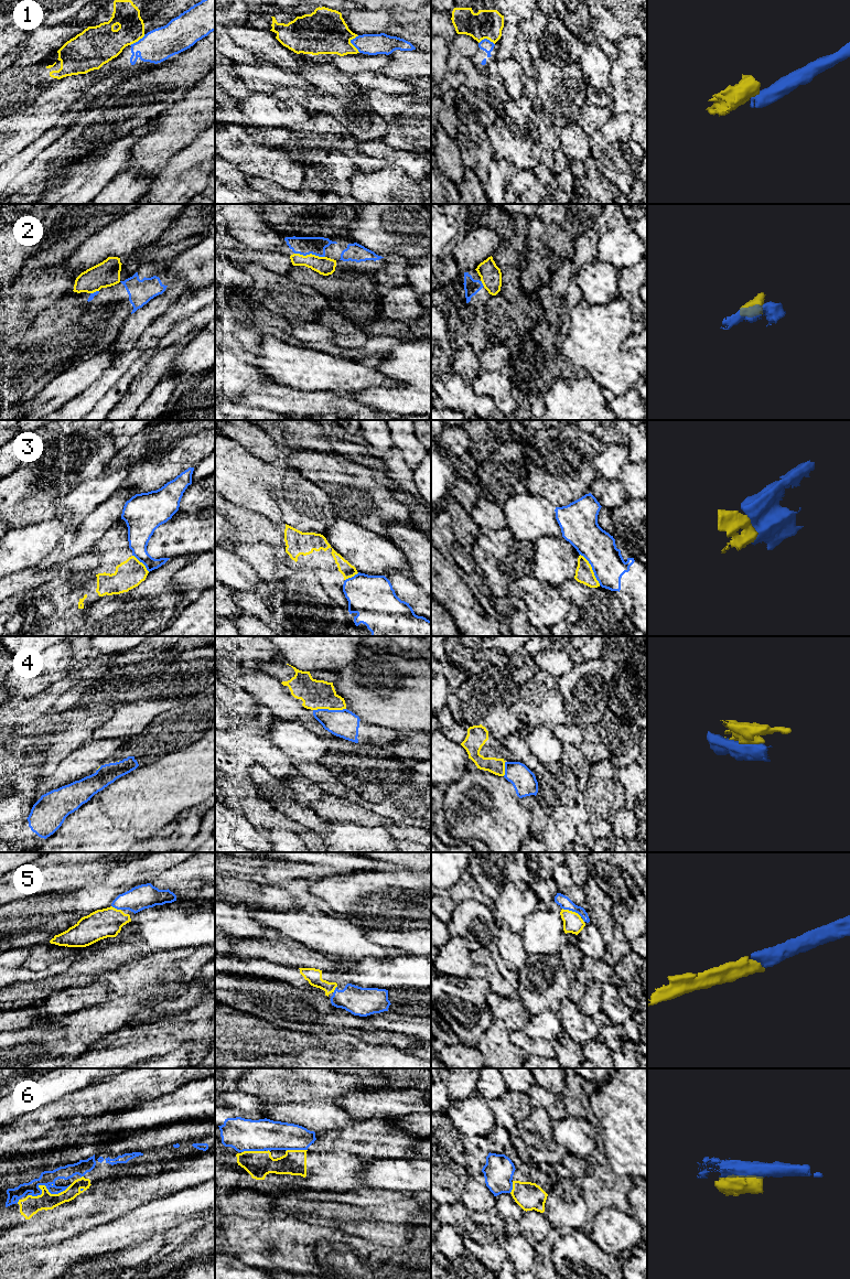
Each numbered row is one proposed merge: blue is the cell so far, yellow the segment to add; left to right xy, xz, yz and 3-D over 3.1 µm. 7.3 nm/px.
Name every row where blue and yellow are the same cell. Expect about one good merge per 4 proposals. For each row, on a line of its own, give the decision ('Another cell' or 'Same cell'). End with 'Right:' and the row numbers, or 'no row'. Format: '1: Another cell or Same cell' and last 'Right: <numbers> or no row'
1: Another cell
2: Same cell
3: Another cell
4: Another cell
5: Same cell
6: Another cell
Right: 2, 5

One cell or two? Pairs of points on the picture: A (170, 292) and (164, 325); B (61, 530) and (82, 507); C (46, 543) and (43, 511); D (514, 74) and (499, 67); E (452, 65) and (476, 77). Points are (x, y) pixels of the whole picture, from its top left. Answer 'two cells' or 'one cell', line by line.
A: two cells
B: two cells
C: two cells
D: one cell
E: two cells

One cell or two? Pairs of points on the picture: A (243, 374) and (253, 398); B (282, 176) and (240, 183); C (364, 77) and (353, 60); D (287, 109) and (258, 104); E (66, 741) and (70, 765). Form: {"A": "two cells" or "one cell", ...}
{"A": "two cells", "B": "two cells", "C": "two cells", "D": "one cell", "E": "two cells"}

